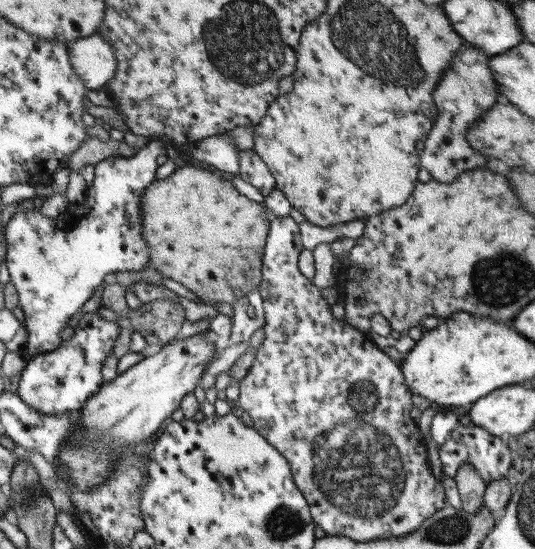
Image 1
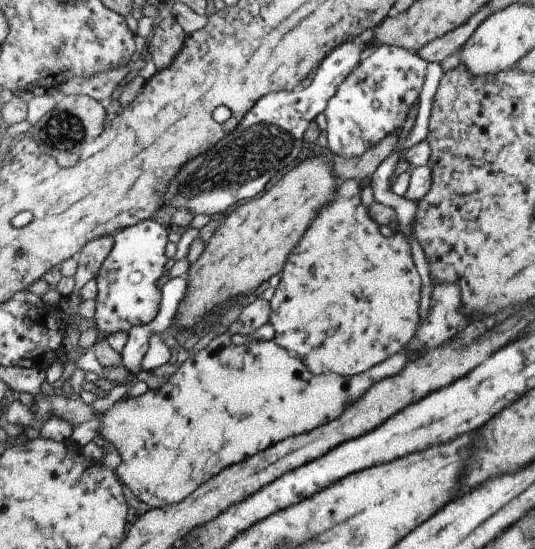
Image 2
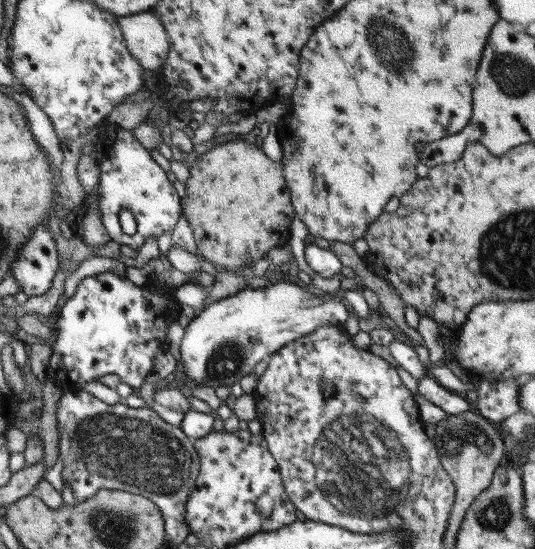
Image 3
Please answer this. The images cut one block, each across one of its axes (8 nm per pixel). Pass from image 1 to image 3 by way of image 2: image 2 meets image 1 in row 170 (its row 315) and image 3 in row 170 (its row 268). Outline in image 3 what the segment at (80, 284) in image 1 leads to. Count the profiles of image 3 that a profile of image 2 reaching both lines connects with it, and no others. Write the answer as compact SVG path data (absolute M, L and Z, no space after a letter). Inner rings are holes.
M118 127L118 132L110 132L106 142L100 141L97 150L104 150L99 167L99 210L102 225L111 240L119 245L140 249L146 239L160 237L173 232L182 214L181 199L176 193L173 182L168 179L166 171L152 159L150 150L146 149L132 134L132 129ZM127 208L136 219L136 234L124 234L120 225L120 210Z

